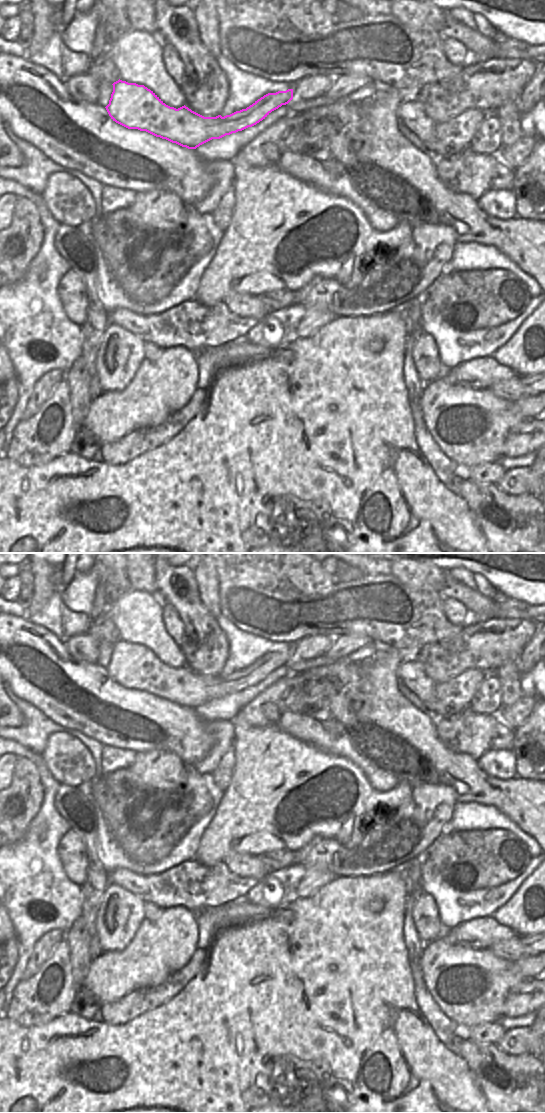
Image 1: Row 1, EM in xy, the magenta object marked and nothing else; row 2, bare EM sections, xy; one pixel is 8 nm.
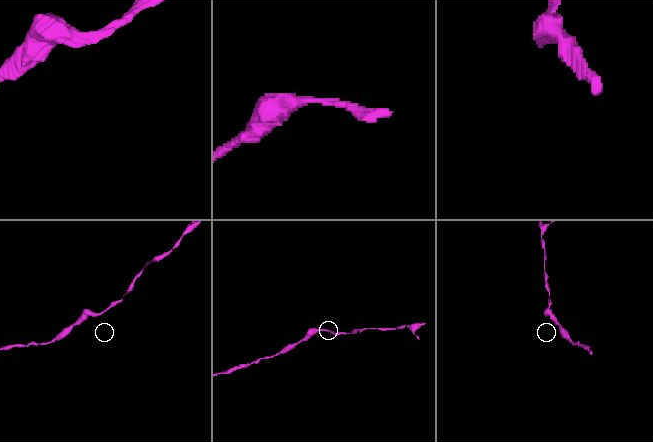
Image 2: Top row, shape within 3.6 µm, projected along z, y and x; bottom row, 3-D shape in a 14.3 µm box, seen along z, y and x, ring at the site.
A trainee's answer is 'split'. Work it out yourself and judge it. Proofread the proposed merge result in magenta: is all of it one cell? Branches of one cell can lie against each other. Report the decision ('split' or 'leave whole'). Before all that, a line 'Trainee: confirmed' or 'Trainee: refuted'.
Trainee: refuted
leave whole

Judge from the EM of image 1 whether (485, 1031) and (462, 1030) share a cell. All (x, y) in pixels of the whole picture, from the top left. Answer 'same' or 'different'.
same

